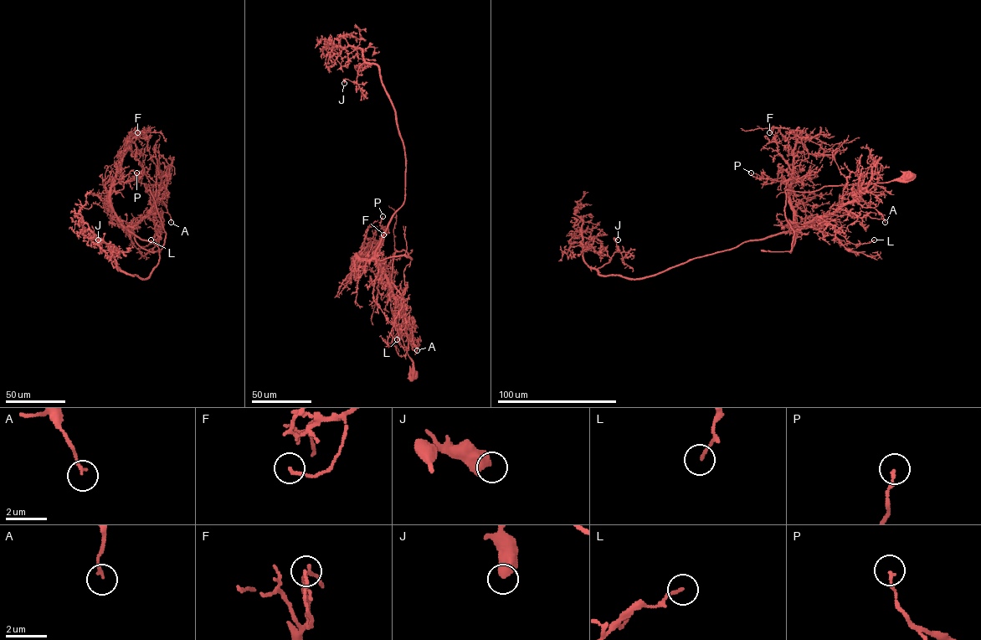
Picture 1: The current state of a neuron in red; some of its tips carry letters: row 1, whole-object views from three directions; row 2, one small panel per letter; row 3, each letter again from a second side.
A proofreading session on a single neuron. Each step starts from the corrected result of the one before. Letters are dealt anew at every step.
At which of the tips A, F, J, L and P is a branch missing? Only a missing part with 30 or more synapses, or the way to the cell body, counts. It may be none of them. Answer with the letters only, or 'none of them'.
none of them

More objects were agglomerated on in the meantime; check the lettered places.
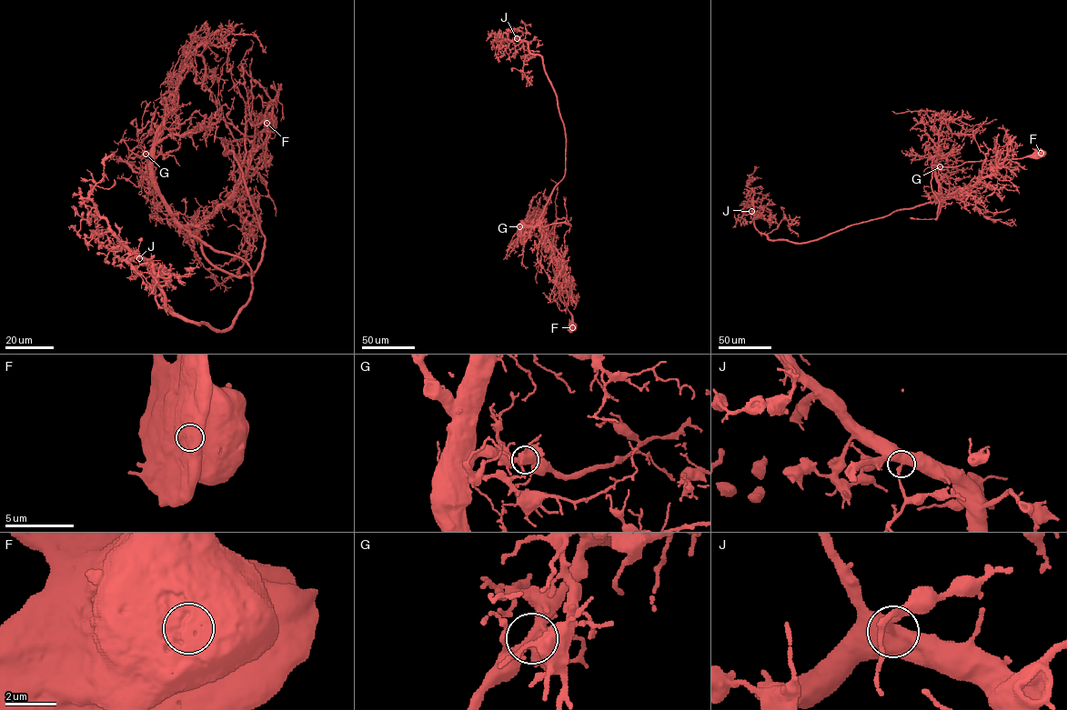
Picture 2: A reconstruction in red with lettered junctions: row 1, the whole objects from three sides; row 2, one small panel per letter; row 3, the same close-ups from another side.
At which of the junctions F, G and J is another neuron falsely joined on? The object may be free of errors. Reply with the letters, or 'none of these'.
none of these

